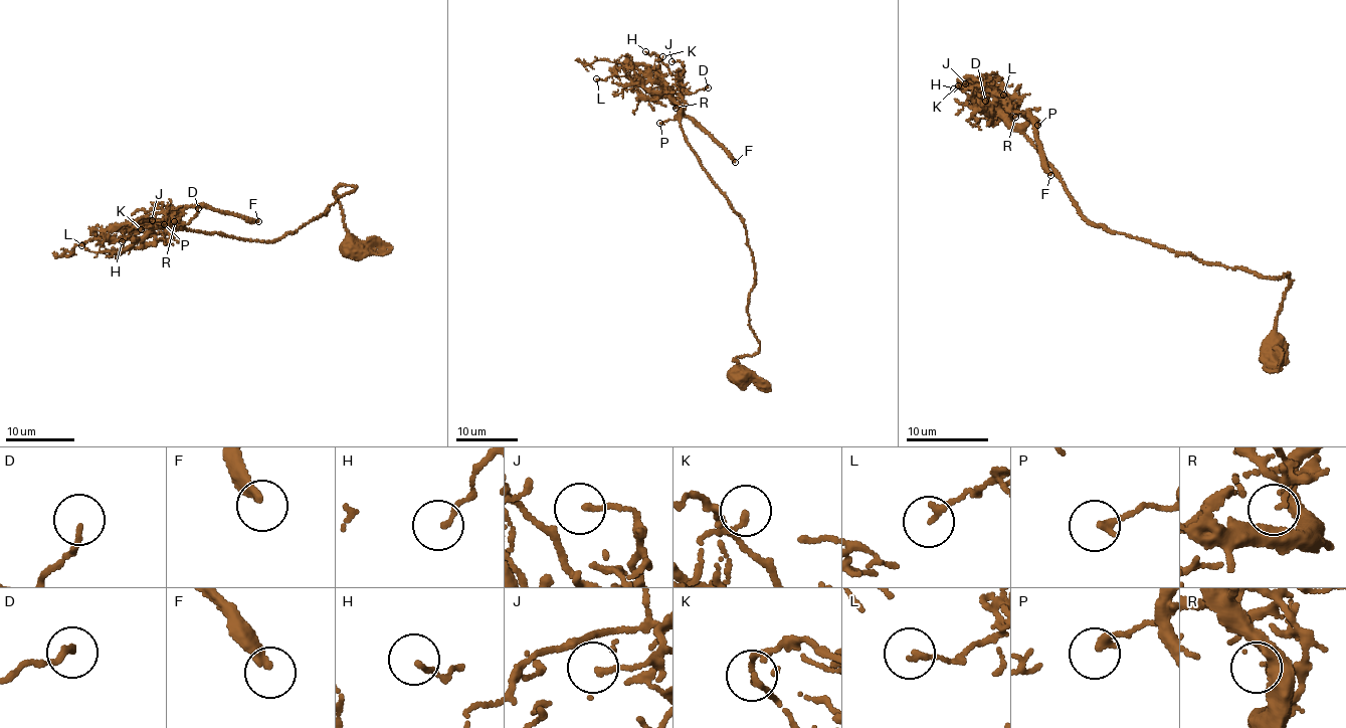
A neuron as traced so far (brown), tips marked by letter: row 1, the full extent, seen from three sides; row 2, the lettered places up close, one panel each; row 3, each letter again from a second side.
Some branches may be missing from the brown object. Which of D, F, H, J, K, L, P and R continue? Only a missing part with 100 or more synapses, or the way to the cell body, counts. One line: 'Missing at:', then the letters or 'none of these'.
Missing at: F

